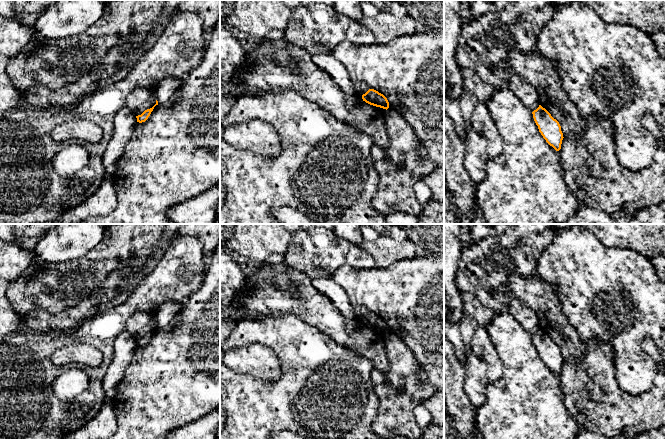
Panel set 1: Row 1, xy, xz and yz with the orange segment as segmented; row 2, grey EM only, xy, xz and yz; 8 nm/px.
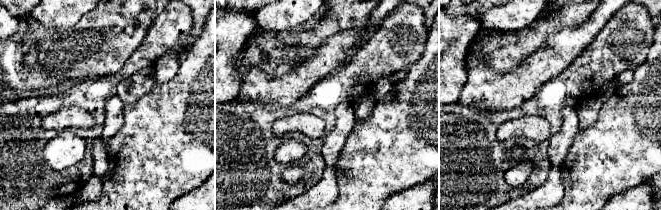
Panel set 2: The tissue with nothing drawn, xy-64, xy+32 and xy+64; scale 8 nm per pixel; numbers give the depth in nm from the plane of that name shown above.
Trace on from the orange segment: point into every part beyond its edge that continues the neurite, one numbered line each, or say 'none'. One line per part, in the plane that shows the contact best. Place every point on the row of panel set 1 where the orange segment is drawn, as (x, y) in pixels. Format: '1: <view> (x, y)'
none

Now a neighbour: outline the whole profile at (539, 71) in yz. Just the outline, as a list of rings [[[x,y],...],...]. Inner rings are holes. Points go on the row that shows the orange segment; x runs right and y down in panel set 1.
[[[515,51],[512,52],[510,56],[512,60],[507,61],[507,68],[525,78],[535,88],[540,100],[540,105],[559,122],[563,137],[569,140],[575,140],[580,137],[588,121],[580,115],[576,105],[567,96],[562,87],[561,77],[553,63],[539,51],[529,53]]]

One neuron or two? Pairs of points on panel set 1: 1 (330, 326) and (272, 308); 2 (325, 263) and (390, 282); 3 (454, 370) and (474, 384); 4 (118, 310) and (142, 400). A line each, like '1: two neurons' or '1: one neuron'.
1: one neuron
2: two neurons
3: two neurons
4: two neurons

